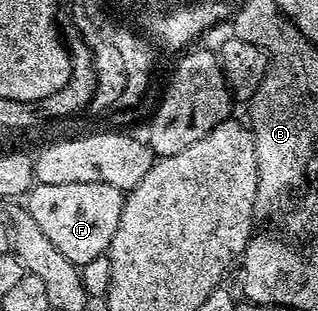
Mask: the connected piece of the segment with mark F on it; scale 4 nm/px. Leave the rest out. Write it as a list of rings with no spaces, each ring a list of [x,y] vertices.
[[[36,182],[26,193],[26,207],[50,243],[70,262],[83,266],[107,253],[114,230],[118,230],[118,218],[122,218],[124,198],[121,188],[106,182]]]

